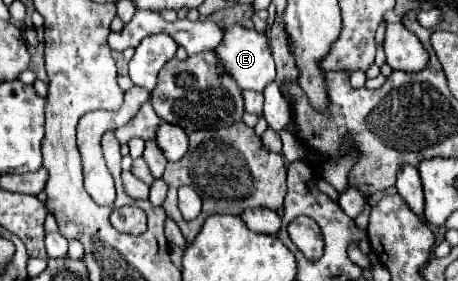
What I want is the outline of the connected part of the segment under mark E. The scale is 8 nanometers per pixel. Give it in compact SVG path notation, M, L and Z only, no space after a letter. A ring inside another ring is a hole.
M232 25L224 31L222 43L216 47L216 57L218 57L218 69L228 73L240 89L250 89L250 91L262 91L264 85L274 81L276 69L274 69L274 59L272 59L272 47L270 47L270 37L268 31L260 33L256 29L244 29L238 25Z

